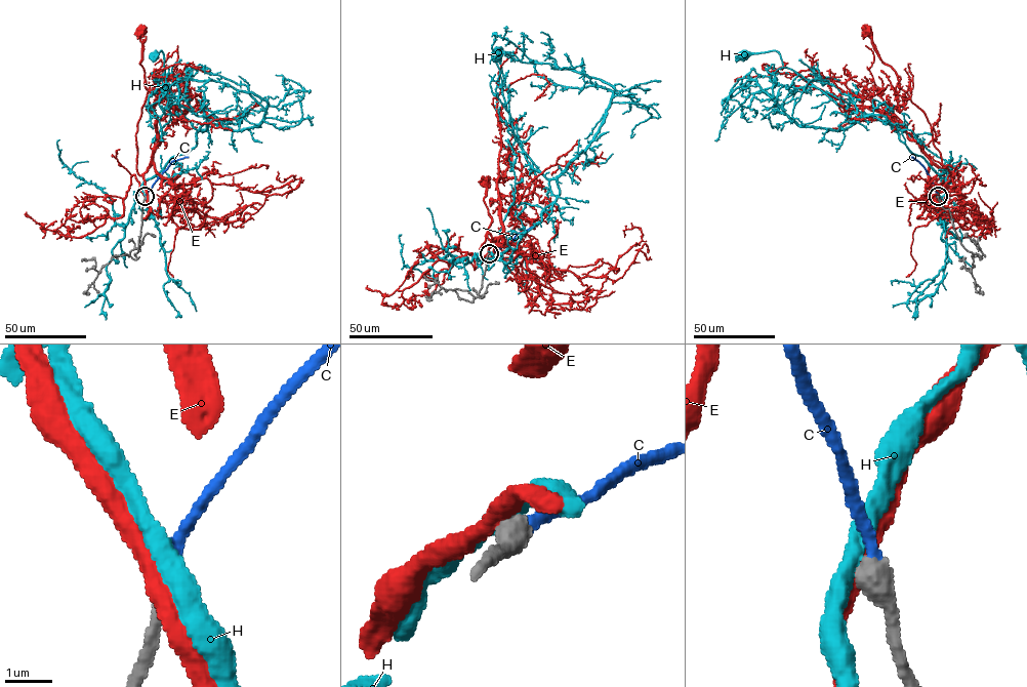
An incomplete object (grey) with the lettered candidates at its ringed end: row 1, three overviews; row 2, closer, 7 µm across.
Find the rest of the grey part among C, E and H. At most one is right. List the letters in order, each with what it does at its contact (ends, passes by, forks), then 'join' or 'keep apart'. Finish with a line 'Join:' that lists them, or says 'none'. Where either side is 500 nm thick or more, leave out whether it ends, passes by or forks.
C: join
E: keep apart
H: keep apart
Join: C

